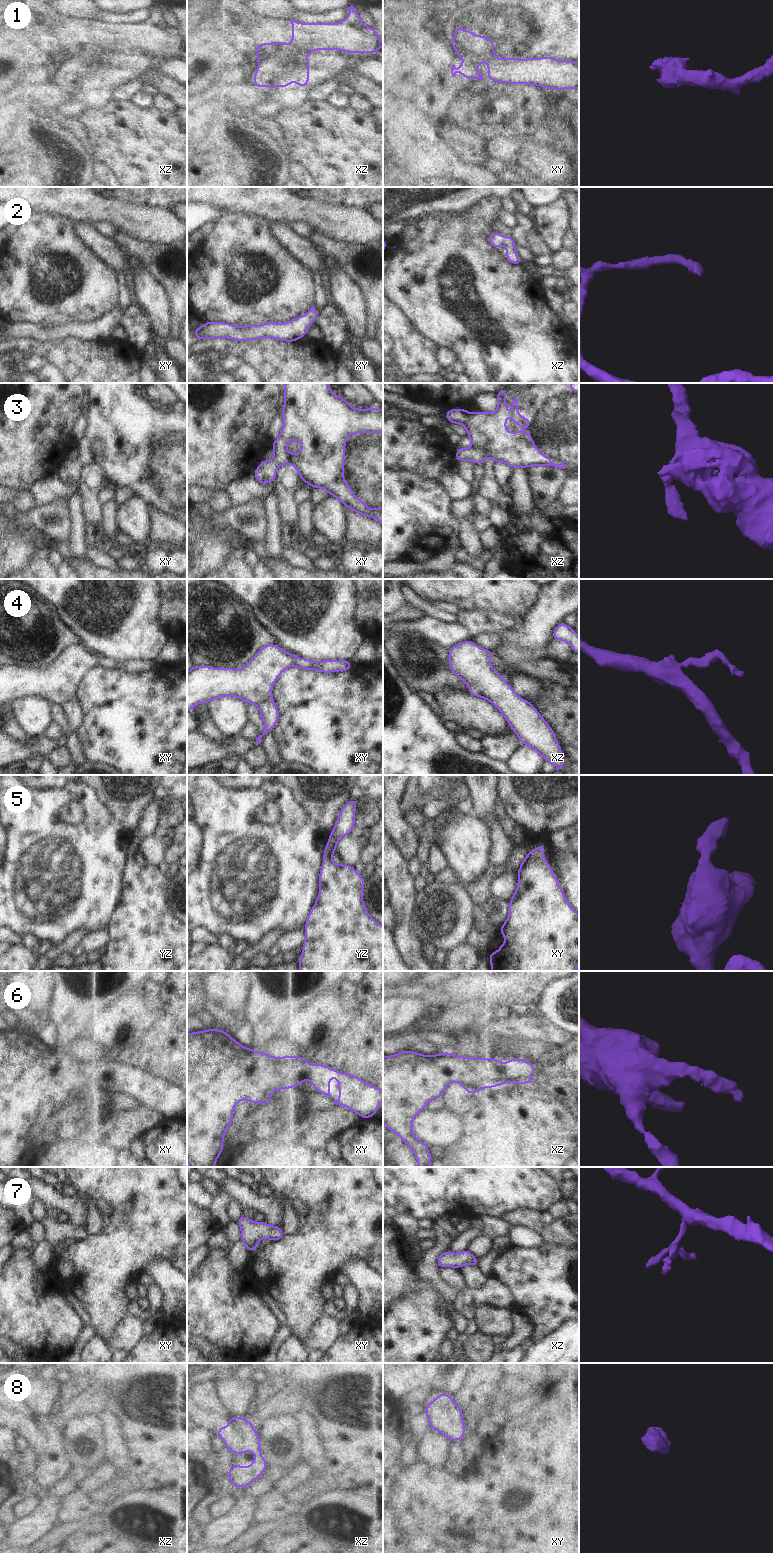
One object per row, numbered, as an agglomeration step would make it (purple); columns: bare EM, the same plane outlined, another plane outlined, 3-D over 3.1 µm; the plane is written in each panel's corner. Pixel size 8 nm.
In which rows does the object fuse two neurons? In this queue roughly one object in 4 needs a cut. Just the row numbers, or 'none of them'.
1

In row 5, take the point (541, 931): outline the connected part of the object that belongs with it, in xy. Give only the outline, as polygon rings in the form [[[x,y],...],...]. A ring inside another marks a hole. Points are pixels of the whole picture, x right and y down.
[[[539,844],[535,850],[530,850],[520,864],[517,871],[517,889],[509,902],[509,914],[505,923],[500,926],[499,933],[505,935],[505,942],[499,947],[496,953],[490,952],[489,961],[491,971],[576,971],[579,964],[579,915],[567,902],[563,889],[558,885],[558,879],[554,875],[549,863],[544,858],[545,845]]]

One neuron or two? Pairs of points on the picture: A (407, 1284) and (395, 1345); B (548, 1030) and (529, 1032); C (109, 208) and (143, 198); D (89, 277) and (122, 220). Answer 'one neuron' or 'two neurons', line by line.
A: two neurons
B: one neuron
C: two neurons
D: two neurons

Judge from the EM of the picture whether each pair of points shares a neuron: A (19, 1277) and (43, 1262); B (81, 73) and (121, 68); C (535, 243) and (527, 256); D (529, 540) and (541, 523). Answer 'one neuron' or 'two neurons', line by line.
A: two neurons
B: one neuron
C: two neurons
D: one neuron

